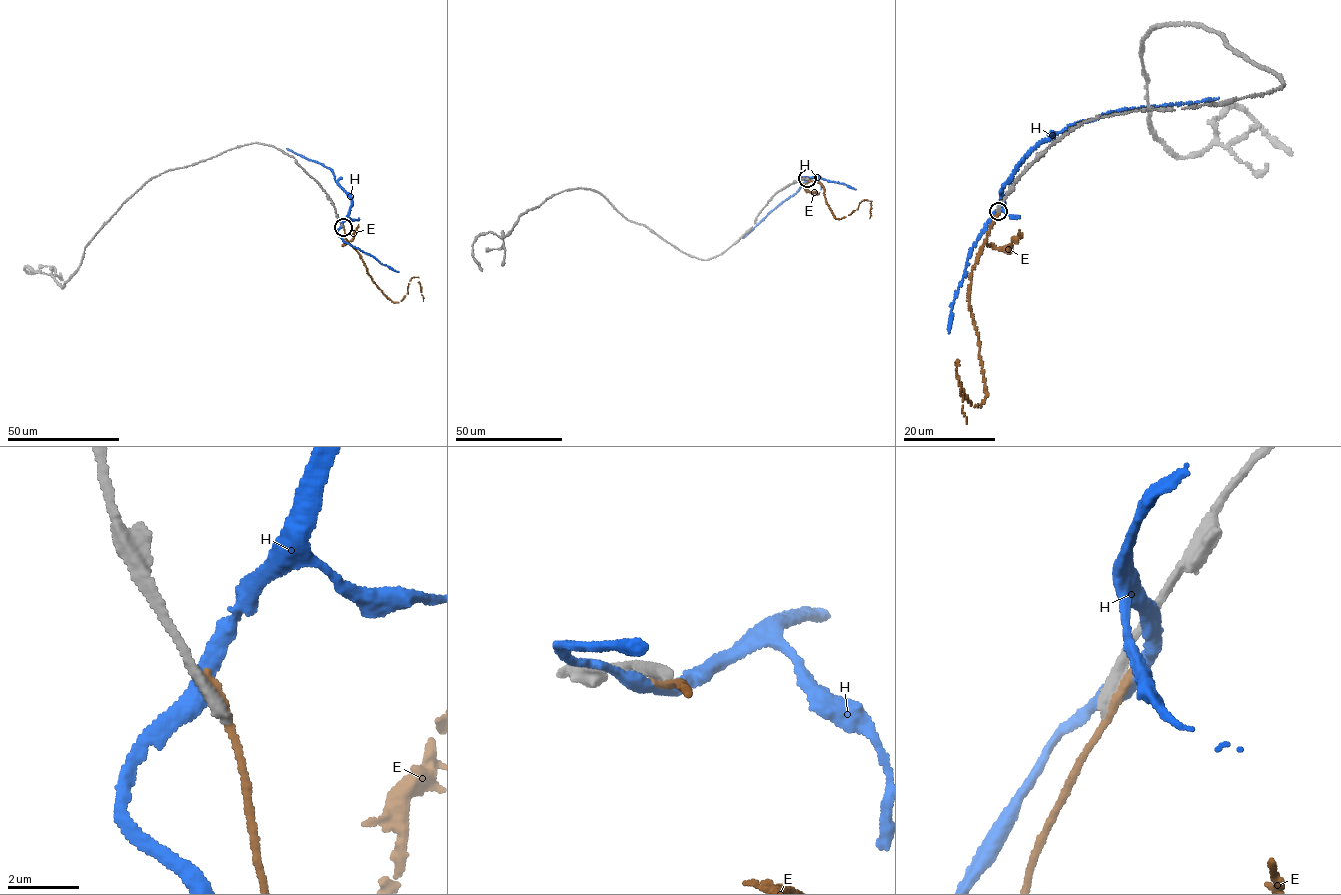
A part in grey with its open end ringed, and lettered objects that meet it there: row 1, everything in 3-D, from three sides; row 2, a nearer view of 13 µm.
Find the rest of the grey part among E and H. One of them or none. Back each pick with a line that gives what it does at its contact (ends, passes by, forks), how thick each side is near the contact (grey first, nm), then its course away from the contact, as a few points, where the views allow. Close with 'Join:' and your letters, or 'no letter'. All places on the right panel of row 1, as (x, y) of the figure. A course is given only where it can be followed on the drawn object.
Join: no letter

